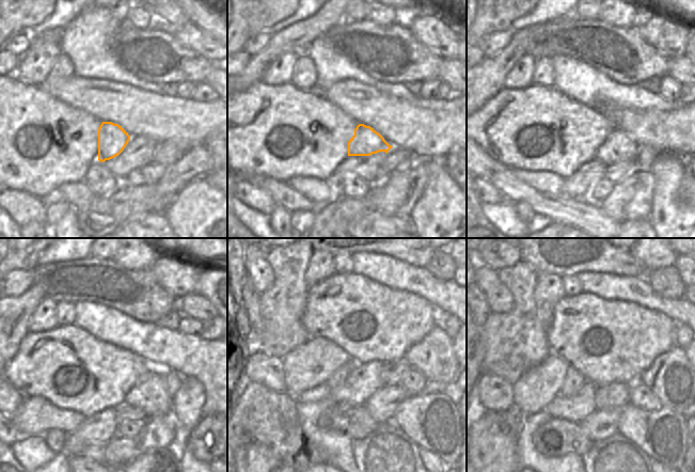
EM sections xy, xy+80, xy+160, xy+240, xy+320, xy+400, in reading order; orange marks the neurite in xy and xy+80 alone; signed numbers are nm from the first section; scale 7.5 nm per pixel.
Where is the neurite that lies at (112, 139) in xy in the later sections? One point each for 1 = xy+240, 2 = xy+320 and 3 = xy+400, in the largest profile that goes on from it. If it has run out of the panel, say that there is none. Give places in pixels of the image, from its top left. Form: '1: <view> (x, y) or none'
1: xy+240 (149, 394)
2: xy+320 (423, 368)
3: xy+400 (670, 376)

